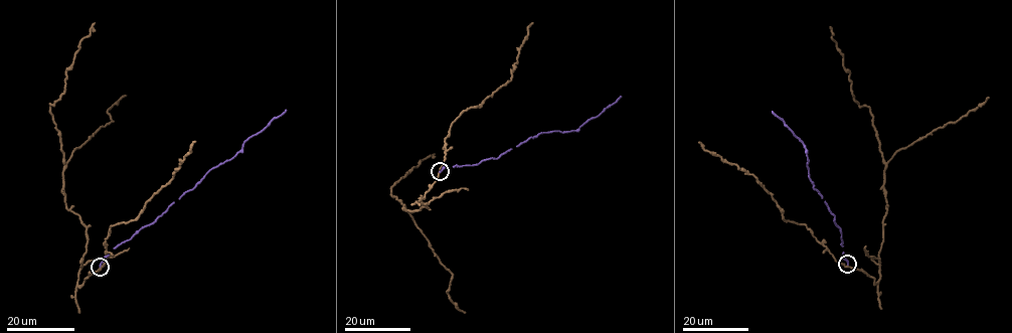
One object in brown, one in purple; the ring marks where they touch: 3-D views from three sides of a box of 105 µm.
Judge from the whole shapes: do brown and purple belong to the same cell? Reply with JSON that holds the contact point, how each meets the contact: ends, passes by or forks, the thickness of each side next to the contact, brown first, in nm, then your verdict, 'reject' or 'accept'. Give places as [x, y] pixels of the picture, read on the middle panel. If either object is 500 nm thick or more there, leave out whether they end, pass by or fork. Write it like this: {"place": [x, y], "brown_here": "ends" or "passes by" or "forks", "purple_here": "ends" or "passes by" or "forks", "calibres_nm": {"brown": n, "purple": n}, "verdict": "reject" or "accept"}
{"place": [440, 171], "brown_here": "passes by", "purple_here": "ends", "calibres_nm": {"brown": 150, "purple": 170}, "verdict": "accept"}

